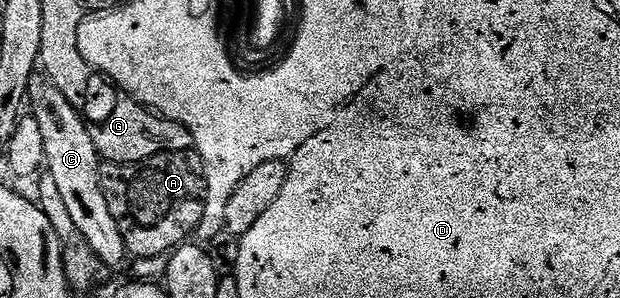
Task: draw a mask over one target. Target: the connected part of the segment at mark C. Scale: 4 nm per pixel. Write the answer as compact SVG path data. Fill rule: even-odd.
M35 75L31 78L29 90L30 116L37 119L37 124L41 126L41 135L45 142L45 173L46 176L57 183L57 192L61 194L61 200L65 203L69 216L73 218L73 227L76 234L81 238L82 244L94 253L100 266L111 269L119 269L123 265L123 260L128 260L129 254L125 247L125 239L121 239L121 231L117 231L117 219L109 212L109 203L105 203L105 195L101 191L101 175L99 167L101 158L93 139L87 130L87 124L83 121L83 116L71 106L69 99L59 88L53 84L46 76Z

